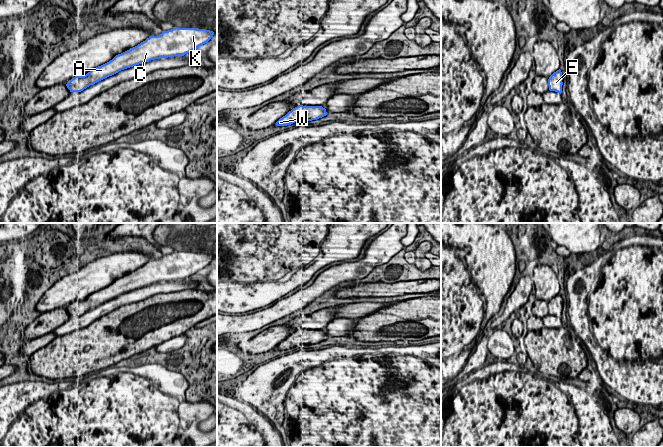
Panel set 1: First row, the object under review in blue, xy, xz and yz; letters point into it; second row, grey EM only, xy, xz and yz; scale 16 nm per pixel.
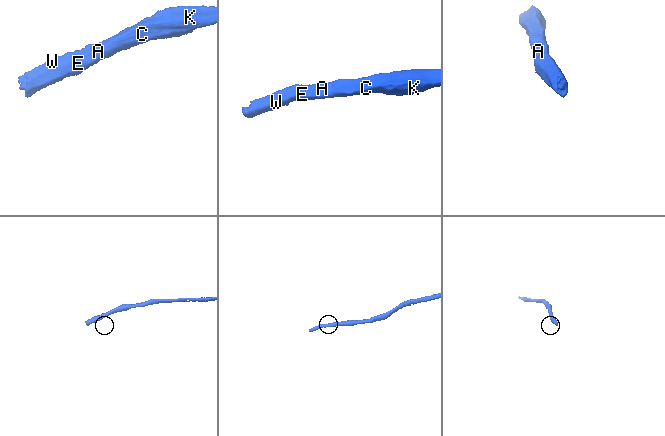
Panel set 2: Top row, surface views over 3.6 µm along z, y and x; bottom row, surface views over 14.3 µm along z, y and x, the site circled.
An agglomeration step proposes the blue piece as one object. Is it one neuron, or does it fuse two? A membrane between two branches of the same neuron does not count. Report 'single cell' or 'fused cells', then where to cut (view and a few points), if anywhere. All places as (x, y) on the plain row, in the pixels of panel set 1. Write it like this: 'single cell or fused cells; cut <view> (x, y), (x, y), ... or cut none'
single cell; cut none

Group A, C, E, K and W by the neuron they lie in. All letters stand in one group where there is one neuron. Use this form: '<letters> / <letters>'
A C E K W

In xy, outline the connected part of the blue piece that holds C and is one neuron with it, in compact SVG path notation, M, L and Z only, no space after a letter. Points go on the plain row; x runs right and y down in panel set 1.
M173 251L158 260L150 260L129 274L116 279L109 286L92 293L84 300L75 300L66 308L70 316L81 316L121 294L149 286L154 283L184 280L207 267L213 255L198 252Z

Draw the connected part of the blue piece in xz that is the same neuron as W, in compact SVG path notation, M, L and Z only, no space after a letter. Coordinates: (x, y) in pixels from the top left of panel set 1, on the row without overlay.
M299 329L280 342L277 350L287 350L301 344L317 344L327 339L326 333L322 330L303 330Z

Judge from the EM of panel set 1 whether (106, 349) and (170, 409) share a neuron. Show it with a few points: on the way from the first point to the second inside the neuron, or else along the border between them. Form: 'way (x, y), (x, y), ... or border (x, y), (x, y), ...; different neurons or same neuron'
border (114, 364), (102, 368), (93, 374); different neurons

